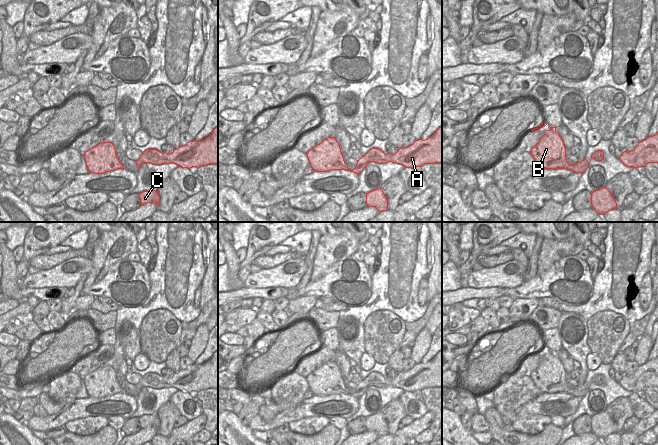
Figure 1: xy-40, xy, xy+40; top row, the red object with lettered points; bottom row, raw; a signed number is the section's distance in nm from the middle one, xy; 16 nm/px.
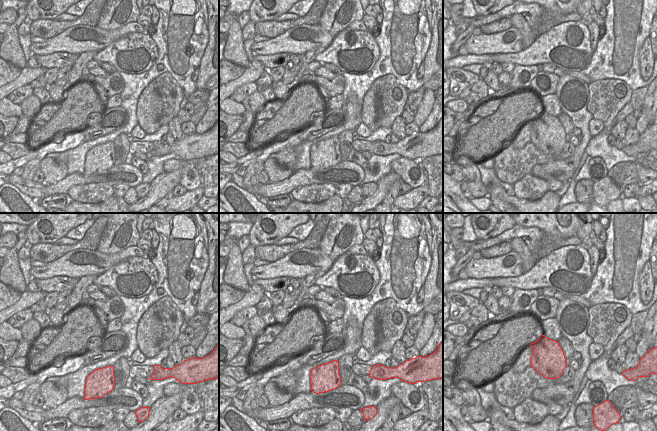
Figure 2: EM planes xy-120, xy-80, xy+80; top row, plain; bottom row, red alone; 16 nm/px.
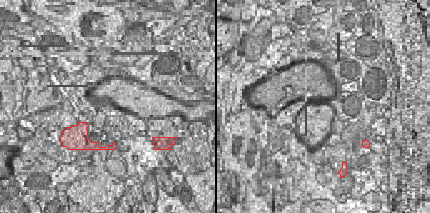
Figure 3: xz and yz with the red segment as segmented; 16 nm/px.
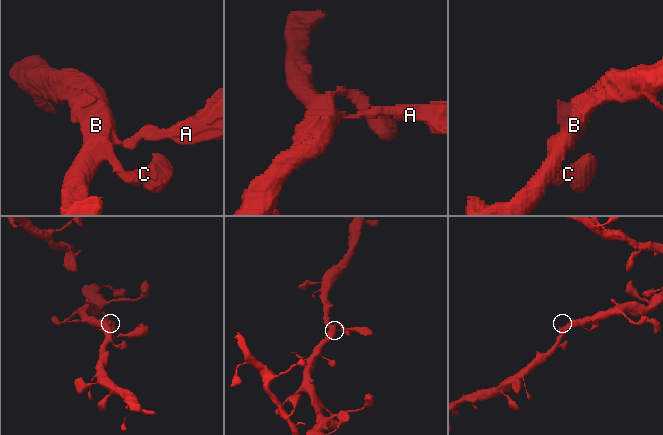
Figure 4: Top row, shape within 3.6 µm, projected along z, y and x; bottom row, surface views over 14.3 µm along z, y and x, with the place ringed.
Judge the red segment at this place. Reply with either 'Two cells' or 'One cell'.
One cell.

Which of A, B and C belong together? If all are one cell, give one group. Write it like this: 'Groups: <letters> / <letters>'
Groups: A B C.

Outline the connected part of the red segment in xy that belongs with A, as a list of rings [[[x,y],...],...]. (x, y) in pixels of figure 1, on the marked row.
[[[439,127],[428,139],[415,140],[412,145],[398,149],[395,154],[385,154],[378,148],[372,148],[357,160],[353,170],[350,170],[345,163],[335,137],[324,139],[306,155],[312,170],[317,172],[347,170],[359,175],[369,162],[378,164],[392,162],[413,169],[424,164],[442,163],[442,127]]]

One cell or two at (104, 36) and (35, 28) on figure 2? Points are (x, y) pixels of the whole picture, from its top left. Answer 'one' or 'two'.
two

